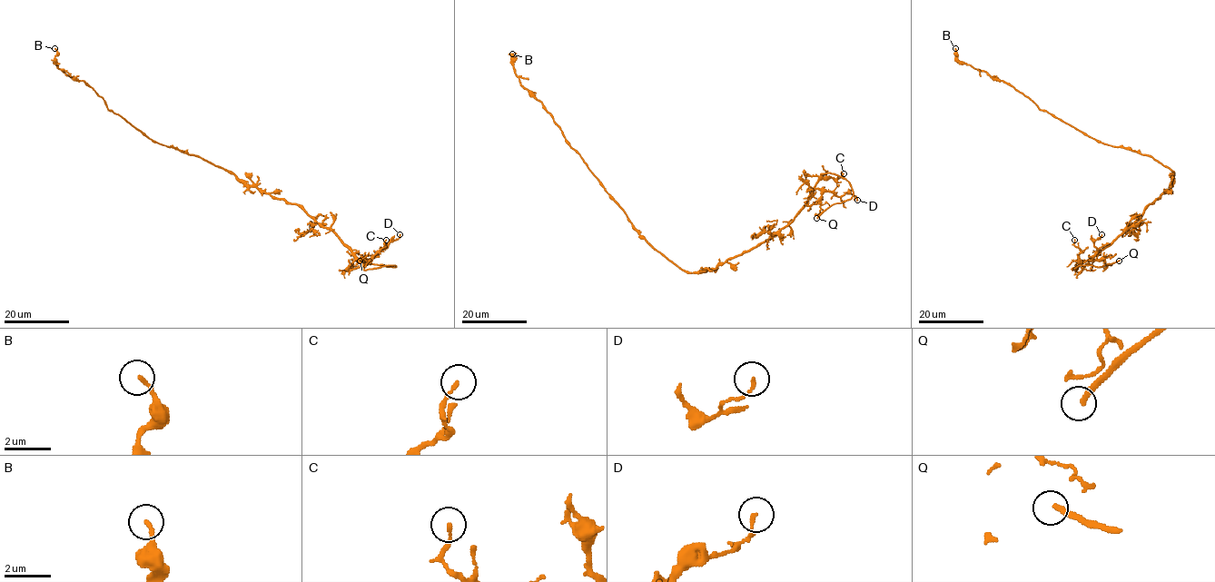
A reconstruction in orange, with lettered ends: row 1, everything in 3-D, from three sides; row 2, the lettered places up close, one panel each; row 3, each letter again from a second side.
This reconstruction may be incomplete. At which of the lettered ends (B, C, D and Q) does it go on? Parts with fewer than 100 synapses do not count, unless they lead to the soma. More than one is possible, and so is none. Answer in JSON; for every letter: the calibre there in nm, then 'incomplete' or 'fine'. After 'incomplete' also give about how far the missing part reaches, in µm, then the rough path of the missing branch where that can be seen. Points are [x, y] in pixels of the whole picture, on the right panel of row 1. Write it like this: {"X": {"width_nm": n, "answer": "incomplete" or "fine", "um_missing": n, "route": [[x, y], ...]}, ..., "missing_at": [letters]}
{"B": {"width_nm": 160, "answer": "fine"}, "C": {"width_nm": 140, "answer": "fine"}, "D": {"width_nm": 130, "answer": "fine"}, "Q": {"width_nm": 220, "answer": "incomplete", "um_missing": 15, "route": [[1119, 261], [1149, 248], [1152, 241]]}, "missing_at": ["Q"]}

